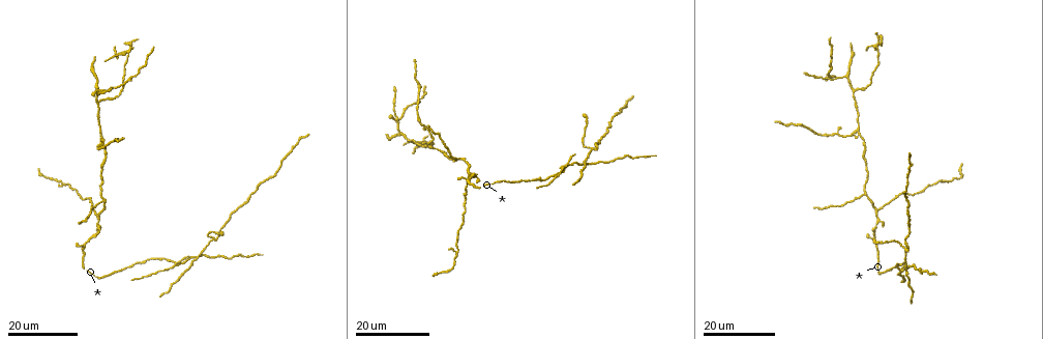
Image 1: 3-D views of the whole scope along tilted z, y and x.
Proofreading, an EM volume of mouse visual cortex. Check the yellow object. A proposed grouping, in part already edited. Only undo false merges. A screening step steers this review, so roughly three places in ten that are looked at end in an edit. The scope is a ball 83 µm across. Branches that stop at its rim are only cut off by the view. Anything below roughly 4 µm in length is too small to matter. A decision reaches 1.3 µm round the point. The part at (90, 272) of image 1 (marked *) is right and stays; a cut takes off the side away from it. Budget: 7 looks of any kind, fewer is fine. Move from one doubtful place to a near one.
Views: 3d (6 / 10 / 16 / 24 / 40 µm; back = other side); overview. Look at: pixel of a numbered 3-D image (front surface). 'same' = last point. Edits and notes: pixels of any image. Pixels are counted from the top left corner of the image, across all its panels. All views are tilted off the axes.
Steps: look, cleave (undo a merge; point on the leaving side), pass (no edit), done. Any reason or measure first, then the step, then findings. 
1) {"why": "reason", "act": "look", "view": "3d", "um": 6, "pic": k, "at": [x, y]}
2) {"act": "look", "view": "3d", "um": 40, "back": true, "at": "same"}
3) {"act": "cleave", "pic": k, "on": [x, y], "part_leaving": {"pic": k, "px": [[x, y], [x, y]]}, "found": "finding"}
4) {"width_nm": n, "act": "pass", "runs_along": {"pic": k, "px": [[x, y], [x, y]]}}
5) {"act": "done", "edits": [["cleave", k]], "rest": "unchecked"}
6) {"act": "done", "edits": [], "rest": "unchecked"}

{"why": "three arms meet", "act": "look", "view": "3d", "um": 24, "pic": 1, "at": [854, 89]}

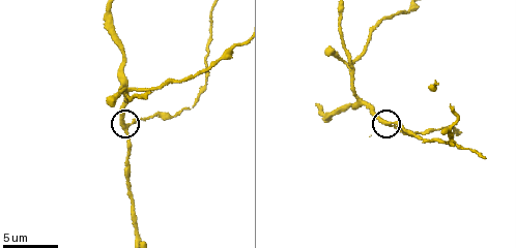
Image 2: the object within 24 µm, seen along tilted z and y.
{"why": "zoom in", "act": "look", "view": "3d", "um": 6, "pic": 2, "at": [124, 125]}

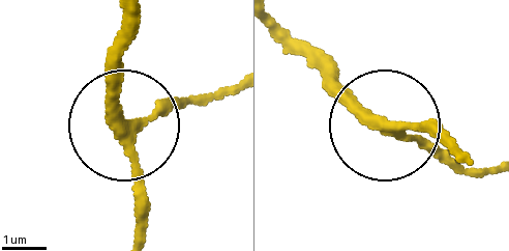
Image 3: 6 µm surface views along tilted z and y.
{"act": "pass", "runs_along": {"pic": 3, "px": [[145, 232], [115, 44]]}, "found": "one cell here"}

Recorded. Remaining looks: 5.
{"why": "four-way junction", "act": "look", "view": "3d", "um": 16, "pic": 2, "at": [128, 90]}

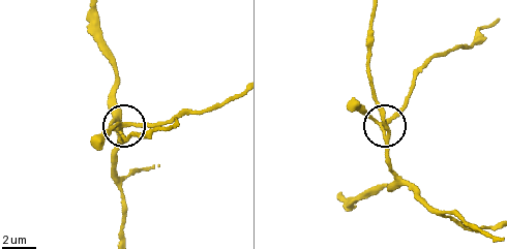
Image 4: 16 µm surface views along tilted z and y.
{"arms": 4, "act": "pass", "found": "one cell here"}

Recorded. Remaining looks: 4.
{"why": "a fork", "act": "look", "view": "3d", "um": 24, "pic": 1, "at": [875, 210]}

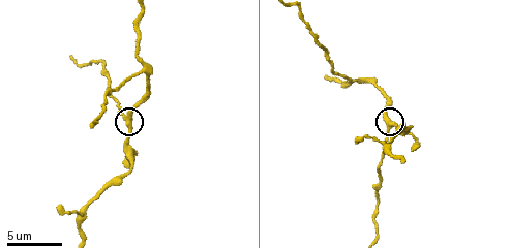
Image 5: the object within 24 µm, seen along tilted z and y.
{"why": "closer look", "act": "look", "view": "3d", "um": 6, "pic": 5, "at": [126, 121]}

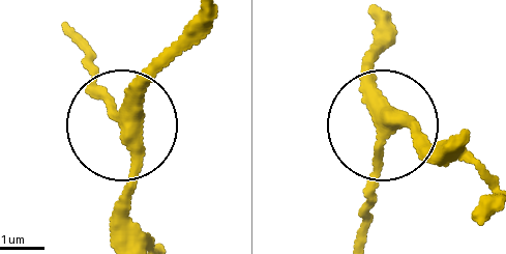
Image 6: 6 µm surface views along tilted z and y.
{"width_nm": 310, "act": "pass", "found": "one cell here"}

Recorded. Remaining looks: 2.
{"act": "done", "edits": [], "rest": "unchecked"}

